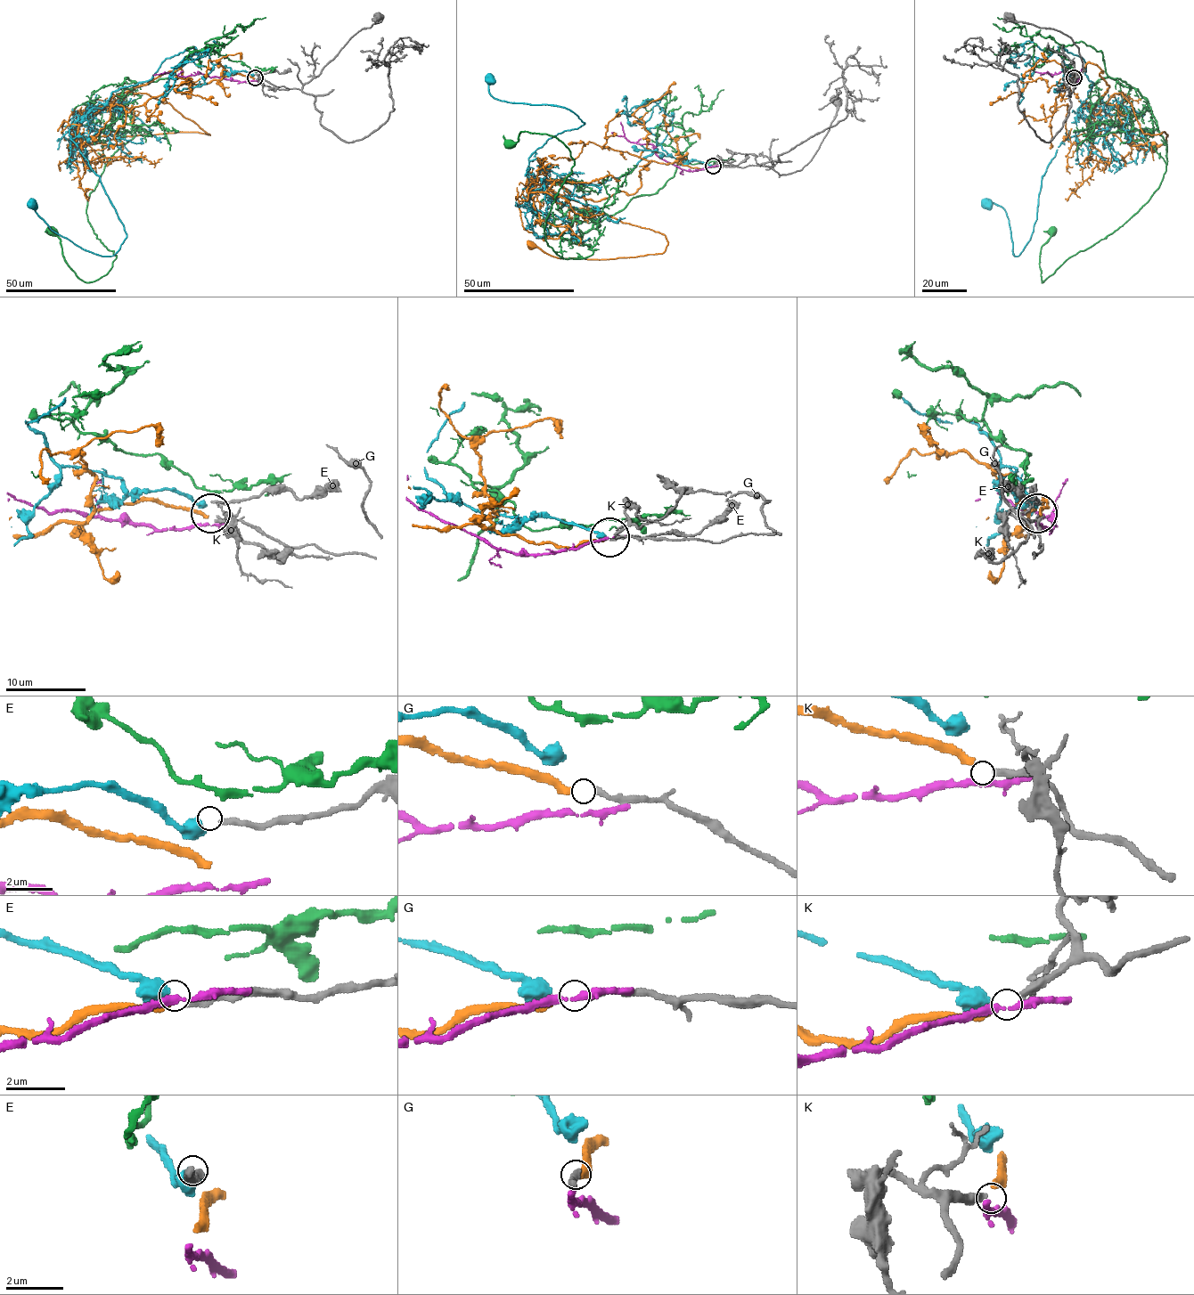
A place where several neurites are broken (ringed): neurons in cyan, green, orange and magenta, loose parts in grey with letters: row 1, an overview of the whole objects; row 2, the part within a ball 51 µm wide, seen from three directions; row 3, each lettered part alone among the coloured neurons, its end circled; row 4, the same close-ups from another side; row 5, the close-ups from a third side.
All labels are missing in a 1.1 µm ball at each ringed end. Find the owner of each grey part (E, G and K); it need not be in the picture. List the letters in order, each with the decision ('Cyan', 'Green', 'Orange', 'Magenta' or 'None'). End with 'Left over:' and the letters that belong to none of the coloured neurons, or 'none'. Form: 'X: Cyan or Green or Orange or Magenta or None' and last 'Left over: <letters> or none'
E: Cyan
G: None
K: Orange
Left over: G

